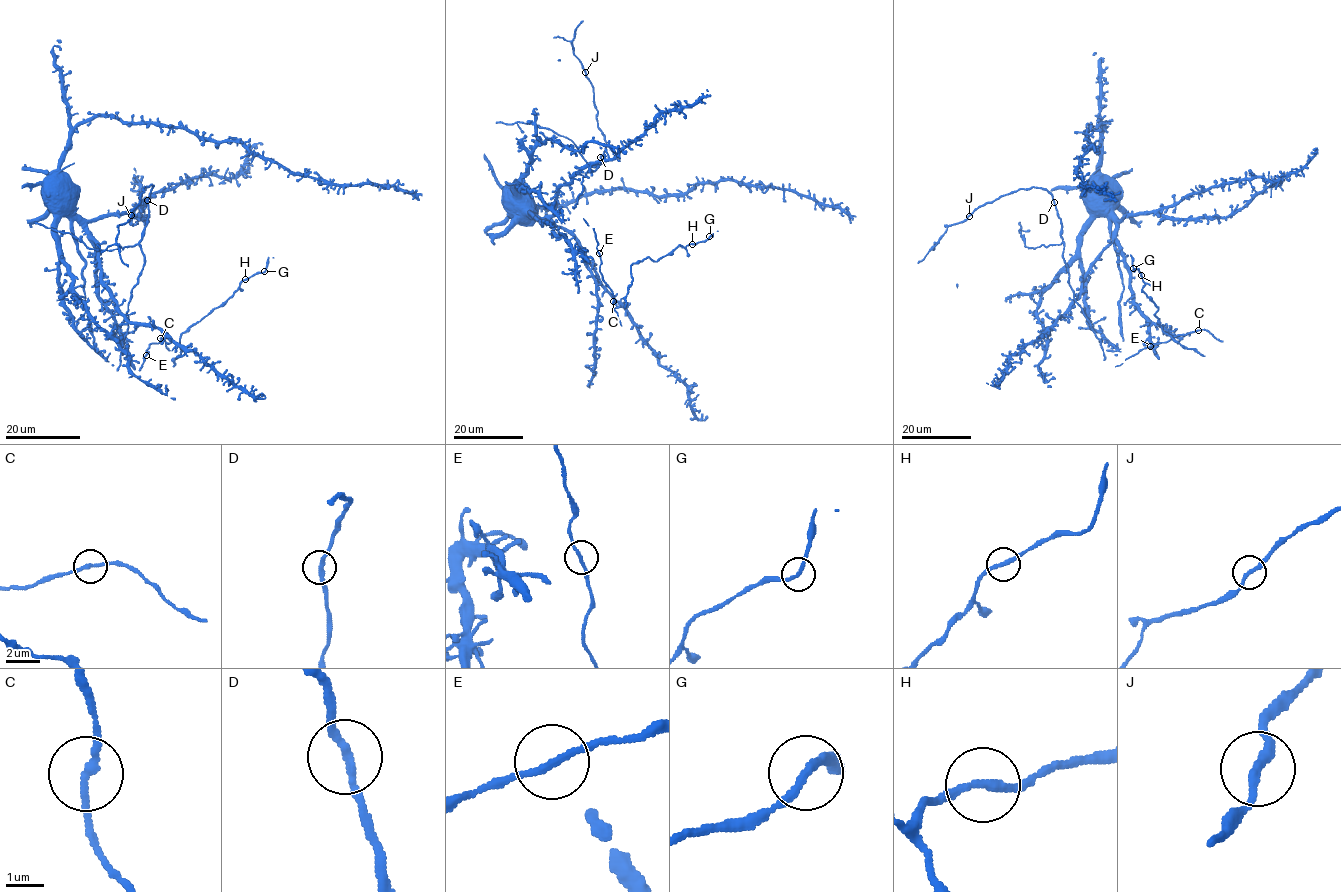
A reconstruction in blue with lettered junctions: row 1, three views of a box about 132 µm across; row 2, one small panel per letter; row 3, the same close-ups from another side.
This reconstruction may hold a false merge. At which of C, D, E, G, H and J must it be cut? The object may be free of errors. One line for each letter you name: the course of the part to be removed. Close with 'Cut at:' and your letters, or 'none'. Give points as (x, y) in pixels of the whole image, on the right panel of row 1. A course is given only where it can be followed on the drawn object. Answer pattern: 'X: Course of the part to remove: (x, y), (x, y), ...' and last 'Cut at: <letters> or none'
Cut at: none

